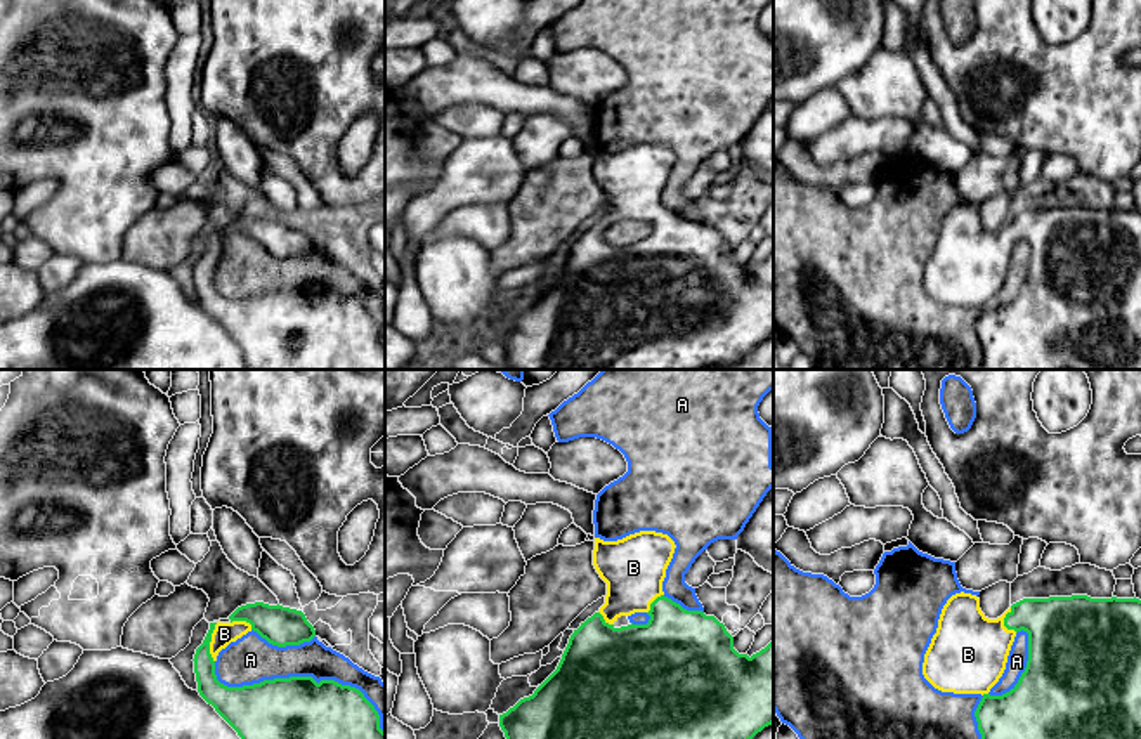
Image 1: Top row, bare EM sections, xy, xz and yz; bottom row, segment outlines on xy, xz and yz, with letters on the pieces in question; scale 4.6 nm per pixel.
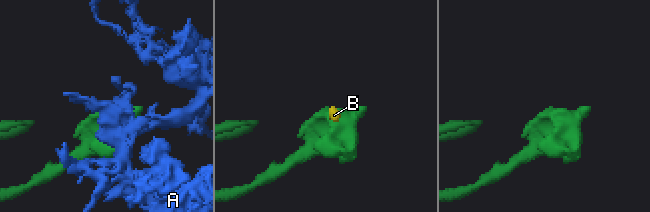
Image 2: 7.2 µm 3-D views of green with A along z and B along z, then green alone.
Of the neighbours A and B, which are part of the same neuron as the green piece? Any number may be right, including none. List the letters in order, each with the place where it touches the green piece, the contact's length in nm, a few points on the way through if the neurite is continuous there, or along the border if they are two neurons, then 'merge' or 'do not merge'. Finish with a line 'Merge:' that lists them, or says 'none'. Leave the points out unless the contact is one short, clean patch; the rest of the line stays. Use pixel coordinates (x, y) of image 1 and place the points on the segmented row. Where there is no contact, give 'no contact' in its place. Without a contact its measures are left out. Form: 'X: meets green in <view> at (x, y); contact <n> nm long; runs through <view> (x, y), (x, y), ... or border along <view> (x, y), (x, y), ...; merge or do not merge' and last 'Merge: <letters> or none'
A: meets green in xy at (300, 677); contact 850 nm long; do not merge
B: meets green in xy at (210, 640); contact 180 nm long; merge
Merge: B

